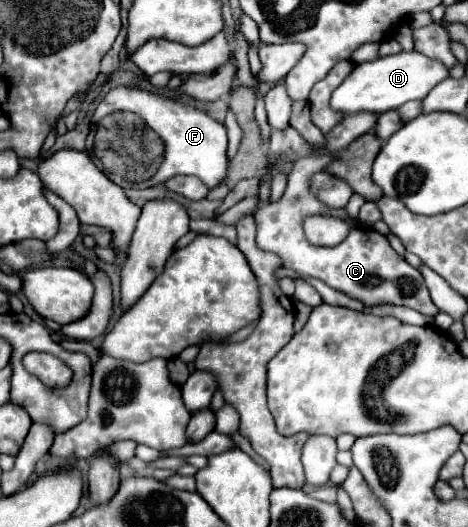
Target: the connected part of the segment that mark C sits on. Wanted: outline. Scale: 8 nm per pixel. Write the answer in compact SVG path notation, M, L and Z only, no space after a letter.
M313 152L299 162L293 164L293 170L289 174L287 188L283 196L277 202L267 204L261 208L257 218L257 244L263 250L275 252L283 258L285 268L291 268L303 276L313 276L323 280L327 286L347 294L353 300L359 300L365 306L377 306L377 304L401 304L409 306L421 314L435 316L439 308L431 302L431 296L427 292L427 286L423 284L423 276L417 268L405 262L403 256L399 256L389 240L371 230L353 226L347 234L347 238L337 246L313 246L303 232L303 220L313 214L325 214L342 219L349 218L343 208L335 210L325 206L313 192L311 192L311 178L317 172L323 172L331 164L331 156L323 156L319 152Z

